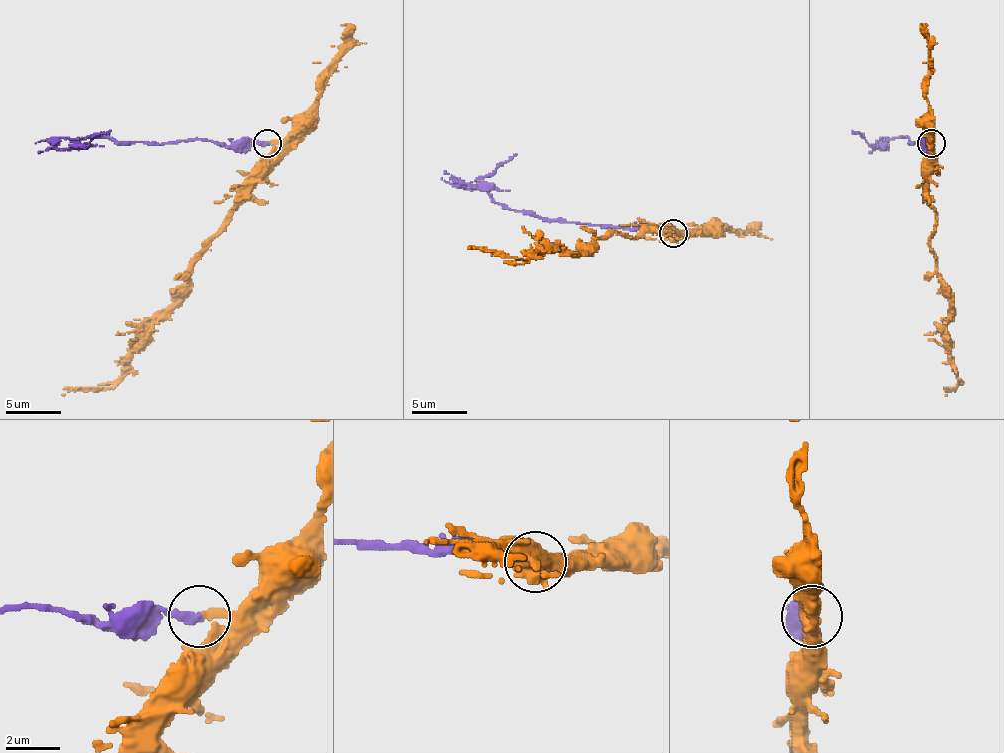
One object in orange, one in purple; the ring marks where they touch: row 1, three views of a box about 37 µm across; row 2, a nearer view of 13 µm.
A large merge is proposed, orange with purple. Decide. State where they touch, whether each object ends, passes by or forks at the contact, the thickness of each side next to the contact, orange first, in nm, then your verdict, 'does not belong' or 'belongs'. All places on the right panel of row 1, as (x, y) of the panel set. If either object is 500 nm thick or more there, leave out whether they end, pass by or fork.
place (931, 143); orange ends; purple ends; calibres 340 and 320 nm; does not belong

